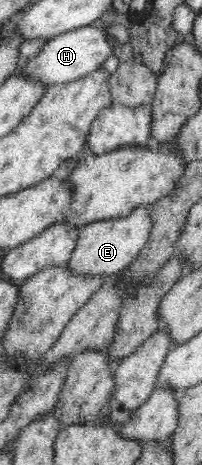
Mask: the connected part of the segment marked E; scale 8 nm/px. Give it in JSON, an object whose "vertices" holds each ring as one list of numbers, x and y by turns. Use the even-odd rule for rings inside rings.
{"vertices":[[136,206,126,217,88,222,79,230,76,248,67,264,69,272,76,274,102,274,108,277,120,273,131,265,146,246,152,230,148,206]]}

